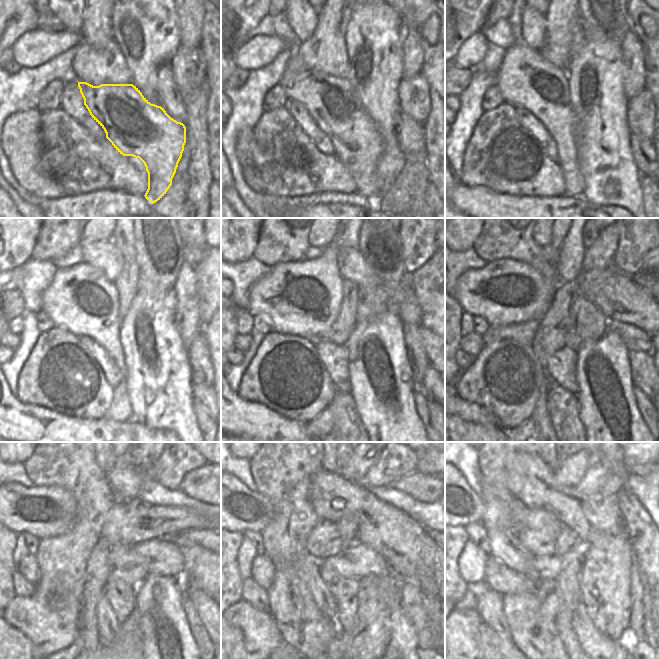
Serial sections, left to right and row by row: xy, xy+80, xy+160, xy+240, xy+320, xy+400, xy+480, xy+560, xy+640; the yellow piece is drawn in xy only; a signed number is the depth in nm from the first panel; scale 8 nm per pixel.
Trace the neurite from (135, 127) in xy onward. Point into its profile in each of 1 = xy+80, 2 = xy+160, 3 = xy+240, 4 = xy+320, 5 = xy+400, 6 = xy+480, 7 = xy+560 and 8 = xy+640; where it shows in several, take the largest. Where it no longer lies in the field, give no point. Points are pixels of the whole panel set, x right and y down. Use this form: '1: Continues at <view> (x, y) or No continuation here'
1: Continues at xy+80 (332, 102)
2: Continues at xy+160 (525, 78)
3: Continues at xy+240 (81, 299)
4: Continues at xy+320 (303, 298)
5: Continues at xy+400 (504, 292)
6: Continues at xy+480 (44, 511)
7: Continues at xy+560 (241, 509)
8: Continues at xy+640 (465, 506).

